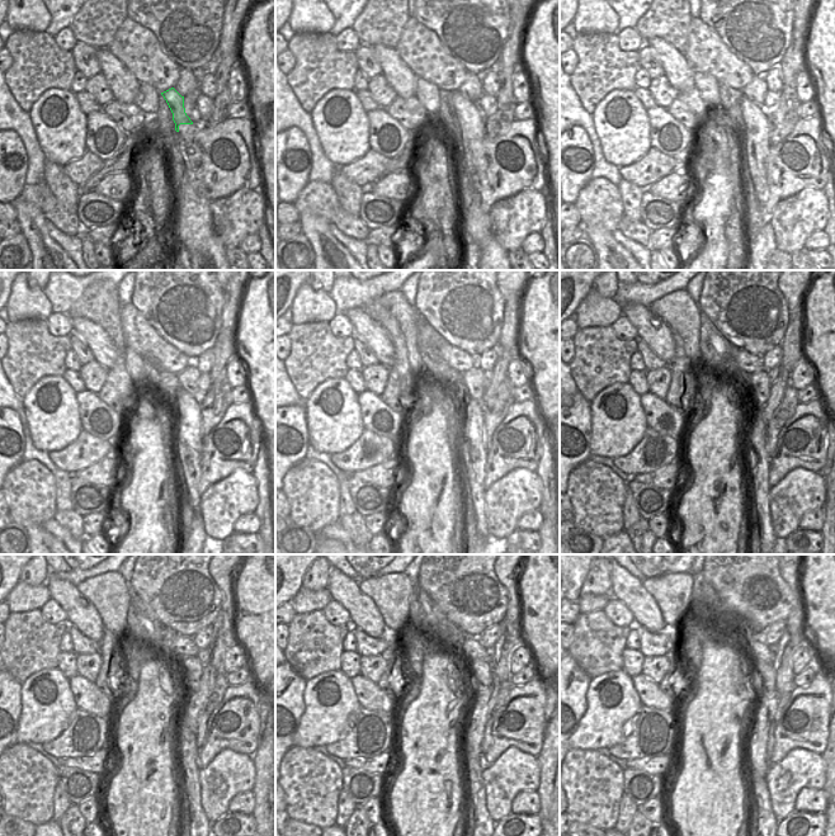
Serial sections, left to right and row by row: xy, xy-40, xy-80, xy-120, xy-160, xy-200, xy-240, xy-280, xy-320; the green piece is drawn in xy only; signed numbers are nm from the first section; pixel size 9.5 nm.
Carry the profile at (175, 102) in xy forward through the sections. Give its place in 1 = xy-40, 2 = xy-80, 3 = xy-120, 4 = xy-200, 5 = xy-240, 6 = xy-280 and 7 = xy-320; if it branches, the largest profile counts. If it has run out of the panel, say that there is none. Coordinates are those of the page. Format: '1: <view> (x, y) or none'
1: xy-40 (472, 124)
2: xy-80 (755, 122)
3: xy-120 (188, 433)
4: xy-200 (758, 459)
5: xy-240 (188, 751)
6: xy-280 (477, 801)
7: xy-320 (762, 799)

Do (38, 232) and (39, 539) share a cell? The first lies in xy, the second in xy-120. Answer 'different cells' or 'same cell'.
same cell

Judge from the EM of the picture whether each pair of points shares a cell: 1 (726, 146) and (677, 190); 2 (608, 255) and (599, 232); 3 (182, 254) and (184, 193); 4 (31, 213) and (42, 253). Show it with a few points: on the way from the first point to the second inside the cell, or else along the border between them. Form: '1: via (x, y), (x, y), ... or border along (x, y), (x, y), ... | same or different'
1: border along (692, 173), (697, 184) | different
2: via (608, 250), (600, 237) | same
3: border along (175, 245), (183, 248), (189, 256) | different
4: via (32, 223), (39, 242) | same

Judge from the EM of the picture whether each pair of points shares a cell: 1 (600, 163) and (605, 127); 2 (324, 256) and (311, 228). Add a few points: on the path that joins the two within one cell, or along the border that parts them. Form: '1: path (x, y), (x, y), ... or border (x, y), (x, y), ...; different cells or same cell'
1: border (594, 123), (603, 156), (618, 168); different cells
2: path (324, 250), (324, 244), (317, 235); same cell

